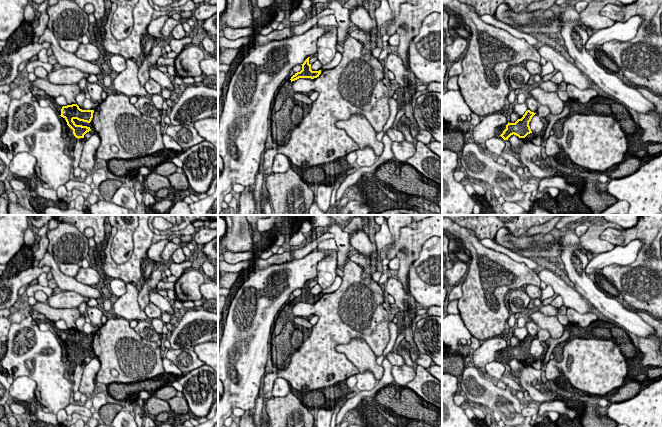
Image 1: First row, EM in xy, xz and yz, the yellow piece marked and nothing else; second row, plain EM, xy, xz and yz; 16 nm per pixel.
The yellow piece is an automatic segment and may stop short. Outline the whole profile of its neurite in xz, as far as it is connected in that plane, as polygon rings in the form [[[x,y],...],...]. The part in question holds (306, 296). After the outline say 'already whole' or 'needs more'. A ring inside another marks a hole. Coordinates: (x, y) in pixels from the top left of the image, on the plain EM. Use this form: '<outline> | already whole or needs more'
[[[308,281],[302,289],[302,294],[300,296],[295,297],[290,303],[286,304],[285,308],[280,311],[280,313],[291,313],[291,306],[295,305],[299,302],[317,302],[321,298],[321,294],[319,295],[312,295],[311,294],[311,288],[309,287]]] | needs more

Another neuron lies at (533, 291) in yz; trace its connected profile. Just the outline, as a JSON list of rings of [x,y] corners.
[[[527,285],[524,287],[524,290],[531,299],[533,299],[533,298],[539,299],[542,294],[542,290],[539,287],[534,286],[534,285]]]

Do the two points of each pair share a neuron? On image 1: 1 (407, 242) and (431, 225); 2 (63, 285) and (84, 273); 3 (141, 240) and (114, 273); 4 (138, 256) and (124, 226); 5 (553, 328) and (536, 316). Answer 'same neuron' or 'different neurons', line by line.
1: same neuron
2: different neurons
3: same neuron
4: different neurons
5: same neuron

